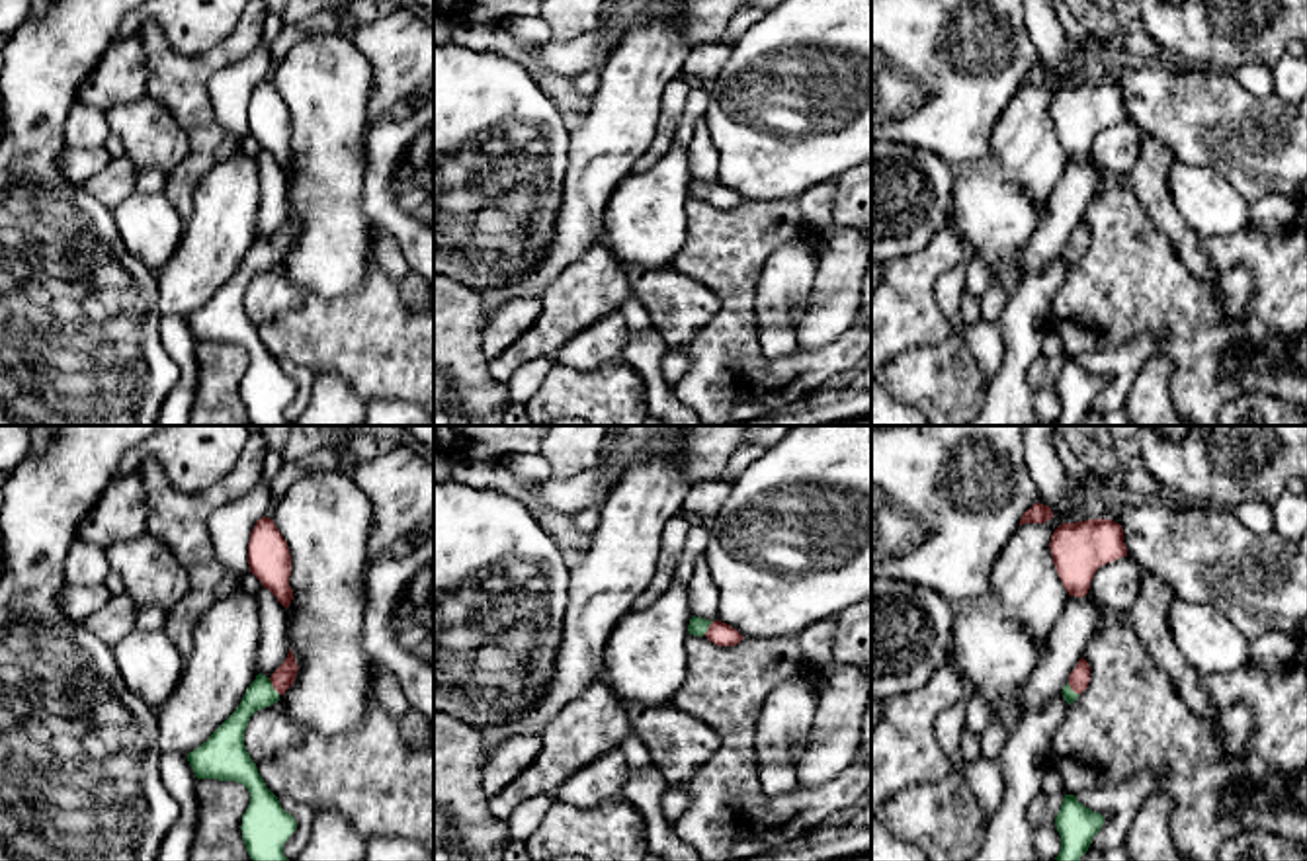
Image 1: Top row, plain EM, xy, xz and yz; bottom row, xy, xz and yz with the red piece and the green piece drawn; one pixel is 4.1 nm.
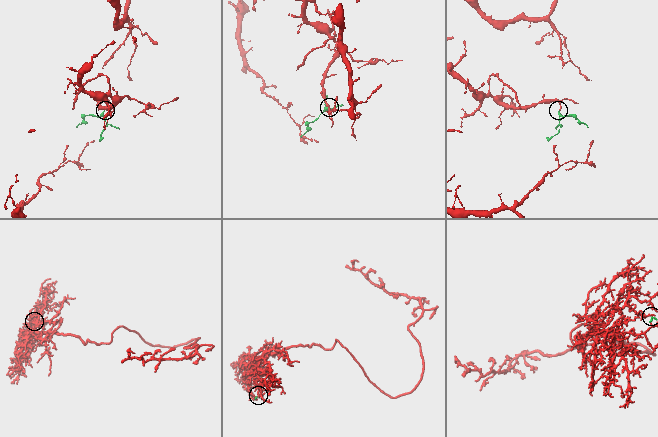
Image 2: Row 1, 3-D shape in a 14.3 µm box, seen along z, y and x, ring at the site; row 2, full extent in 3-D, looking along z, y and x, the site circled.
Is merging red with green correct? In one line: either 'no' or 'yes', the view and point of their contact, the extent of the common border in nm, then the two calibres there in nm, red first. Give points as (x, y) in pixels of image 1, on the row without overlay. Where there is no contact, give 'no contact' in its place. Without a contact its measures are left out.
yes; meets red in xy at (272, 246); contact 90 nm long; 90 nm thick on the red side, 120 nm on the other

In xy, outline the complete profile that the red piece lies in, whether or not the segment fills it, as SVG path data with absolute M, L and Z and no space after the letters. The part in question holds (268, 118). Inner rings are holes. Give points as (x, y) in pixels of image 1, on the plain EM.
M274 82L256 84L248 105L250 135L268 150L283 170L289 170L293 152L289 148L291 117L287 103Z

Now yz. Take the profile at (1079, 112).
M1112 82L1061 86L1051 98L1055 133L1069 158L1084 160L1096 133L1127 119L1123 92Z

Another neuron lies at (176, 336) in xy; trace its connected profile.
M162 316L160 342L180 369L176 387L166 394L156 426L190 426L190 410L195 398L199 371L195 359L197 340L188 318Z

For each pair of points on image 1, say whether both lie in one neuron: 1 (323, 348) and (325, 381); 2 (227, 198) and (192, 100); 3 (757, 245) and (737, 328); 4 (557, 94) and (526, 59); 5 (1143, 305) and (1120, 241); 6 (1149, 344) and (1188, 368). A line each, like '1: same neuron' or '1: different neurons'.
1: different neurons
2: different neurons
3: same neuron
4: same neuron
5: same neuron
6: different neurons

